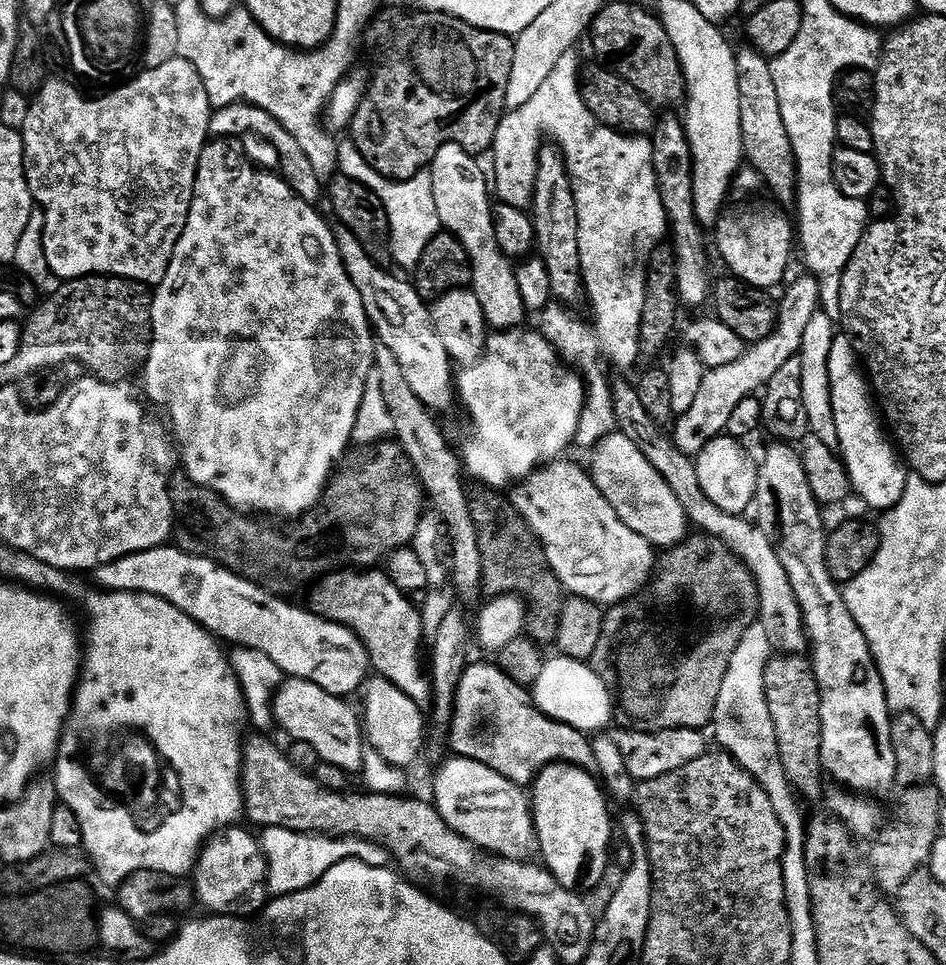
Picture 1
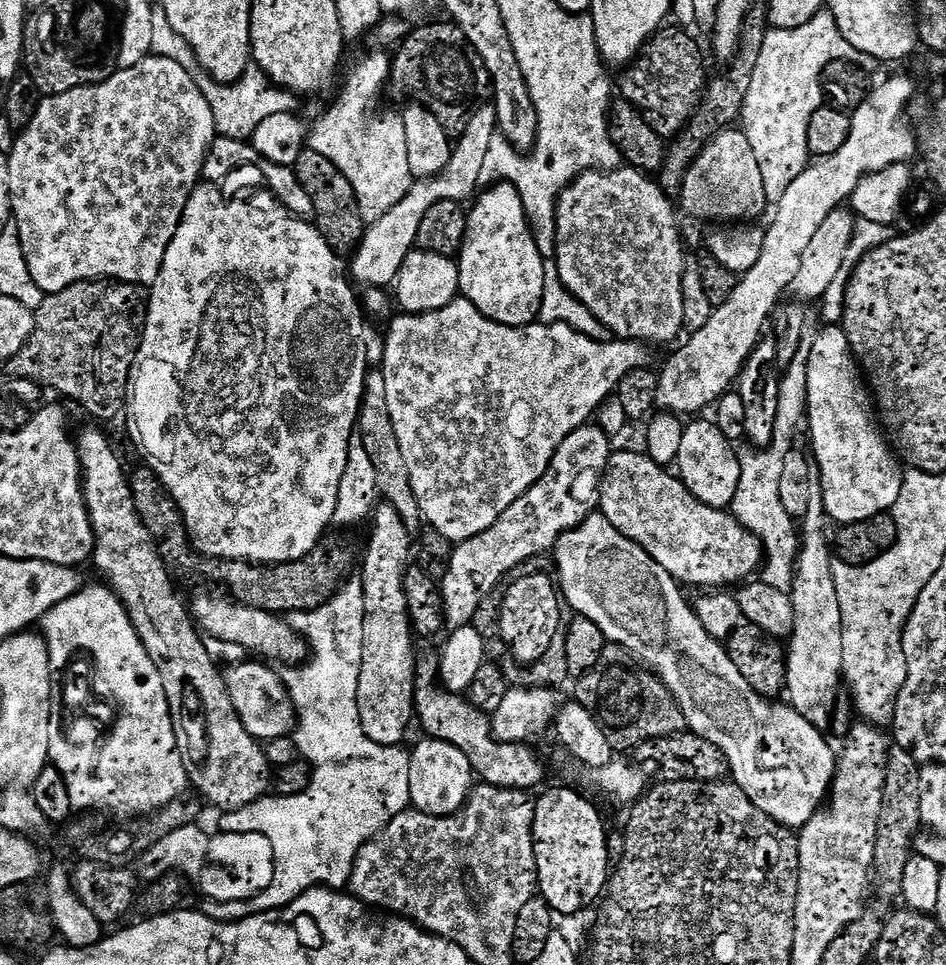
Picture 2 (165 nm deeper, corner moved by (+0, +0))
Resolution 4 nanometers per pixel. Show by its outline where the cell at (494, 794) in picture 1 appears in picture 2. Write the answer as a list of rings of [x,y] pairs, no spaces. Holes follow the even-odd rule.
[[[424,738],[416,749],[411,749],[410,755],[412,758],[411,807],[415,811],[427,813],[428,816],[450,816],[459,812],[474,787],[474,769],[468,755],[450,742],[431,738]]]

